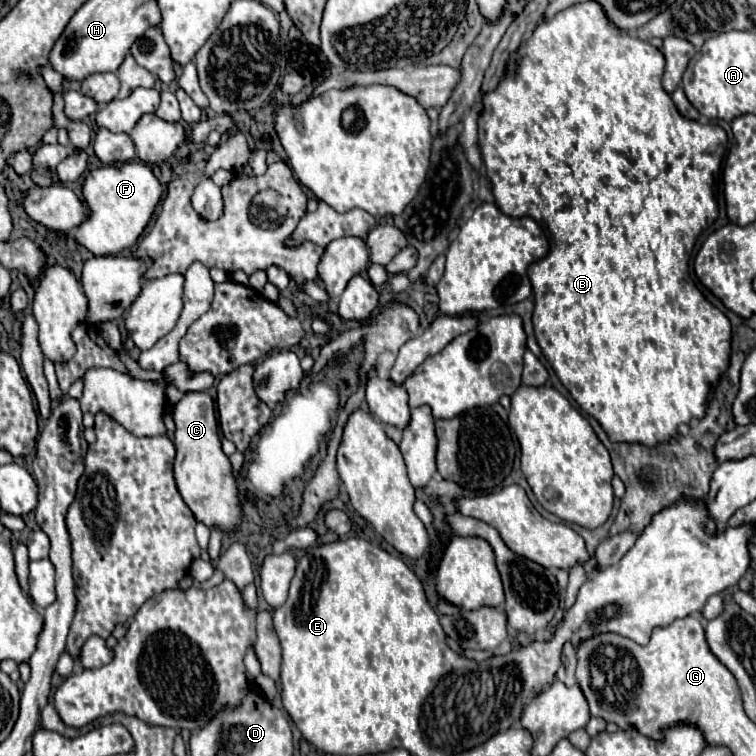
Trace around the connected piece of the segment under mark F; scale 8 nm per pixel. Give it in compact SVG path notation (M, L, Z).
M141 161L111 163L89 171L83 181L83 199L87 205L87 217L79 225L75 239L87 247L93 255L113 255L119 253L139 239L147 227L155 205L161 199L161 185L153 175L151 167Z

